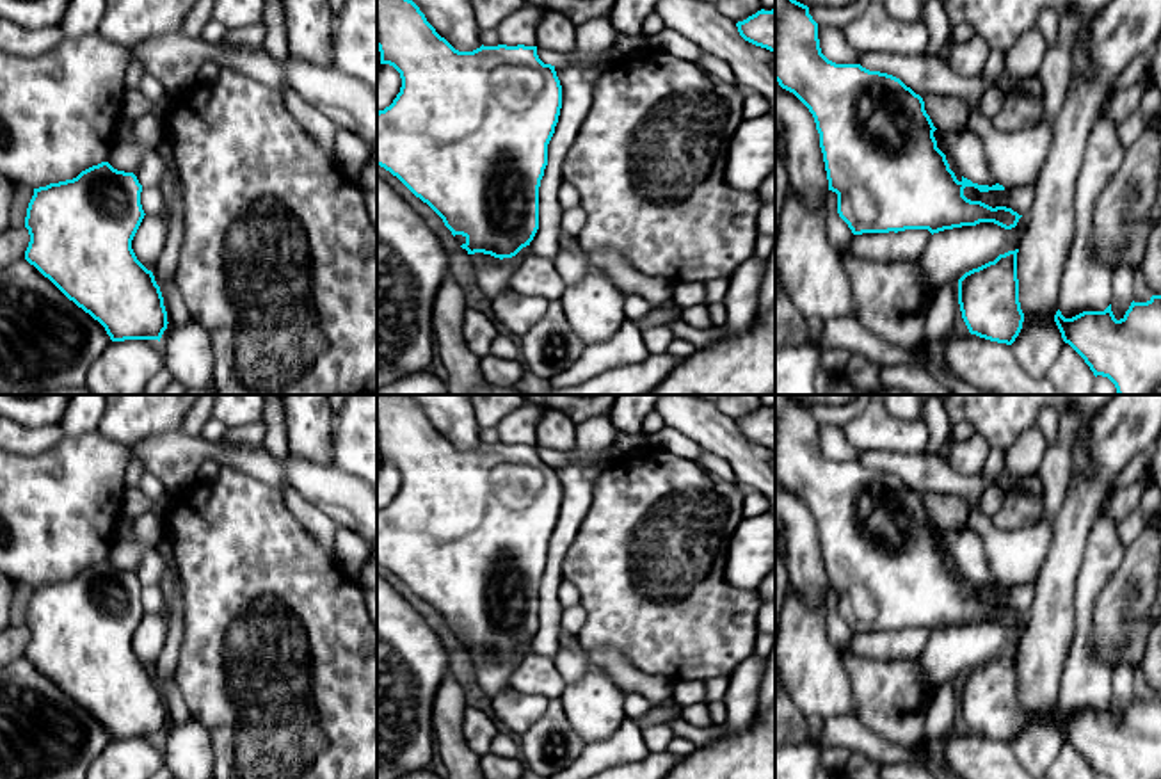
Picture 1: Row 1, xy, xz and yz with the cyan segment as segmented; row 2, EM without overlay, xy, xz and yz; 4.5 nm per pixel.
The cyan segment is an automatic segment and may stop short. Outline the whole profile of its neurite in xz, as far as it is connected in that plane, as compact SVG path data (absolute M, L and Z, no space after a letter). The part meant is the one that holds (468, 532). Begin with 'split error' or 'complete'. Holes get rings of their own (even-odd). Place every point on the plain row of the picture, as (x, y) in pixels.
complete | M377 395L377 446L380 462L393 464L402 486L389 505L377 510L377 564L396 574L427 601L452 630L462 633L468 653L512 656L539 628L539 585L548 564L548 542L562 507L555 464L544 462L537 445L480 445L455 448L407 395Z

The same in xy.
complete | M101 560L76 576L34 587L25 658L98 719L112 740L158 738L167 710L132 638L144 617L133 571Z

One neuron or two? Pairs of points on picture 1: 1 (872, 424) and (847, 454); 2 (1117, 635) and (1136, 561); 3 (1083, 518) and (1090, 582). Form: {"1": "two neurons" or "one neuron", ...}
{"1": "two neurons", "2": "one neuron", "3": "two neurons"}

